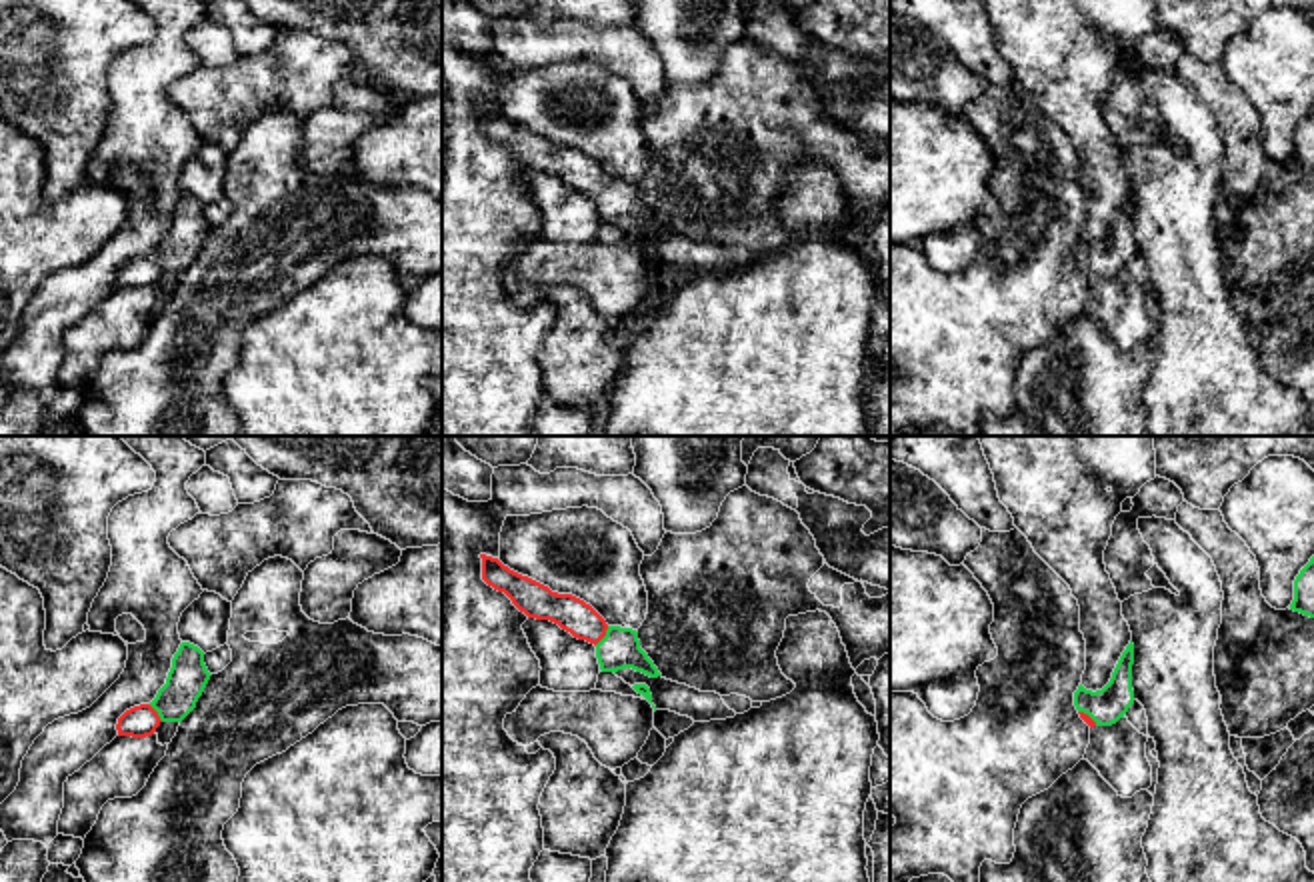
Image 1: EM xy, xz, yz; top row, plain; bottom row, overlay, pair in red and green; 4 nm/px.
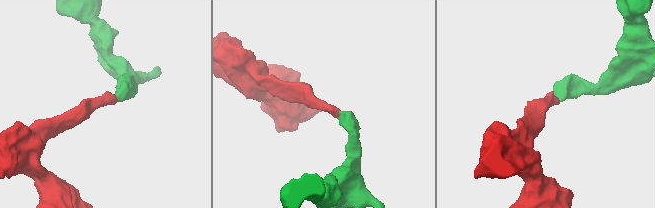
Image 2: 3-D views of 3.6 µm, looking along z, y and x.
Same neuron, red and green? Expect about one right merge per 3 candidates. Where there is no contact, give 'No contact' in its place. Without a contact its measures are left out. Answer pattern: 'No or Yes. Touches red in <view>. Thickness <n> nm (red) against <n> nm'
Yes. Touches red in xz. Thickness 140 nm (red) against 160 nm

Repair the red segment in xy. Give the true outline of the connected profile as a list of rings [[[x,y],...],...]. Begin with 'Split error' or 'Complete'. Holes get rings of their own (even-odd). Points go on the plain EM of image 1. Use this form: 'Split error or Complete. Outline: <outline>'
Split error. Outline: [[[182,194],[172,210],[166,236],[150,256],[134,258],[118,270],[118,288],[146,290],[162,274],[182,274],[196,260],[210,228],[204,204],[190,194]]]

